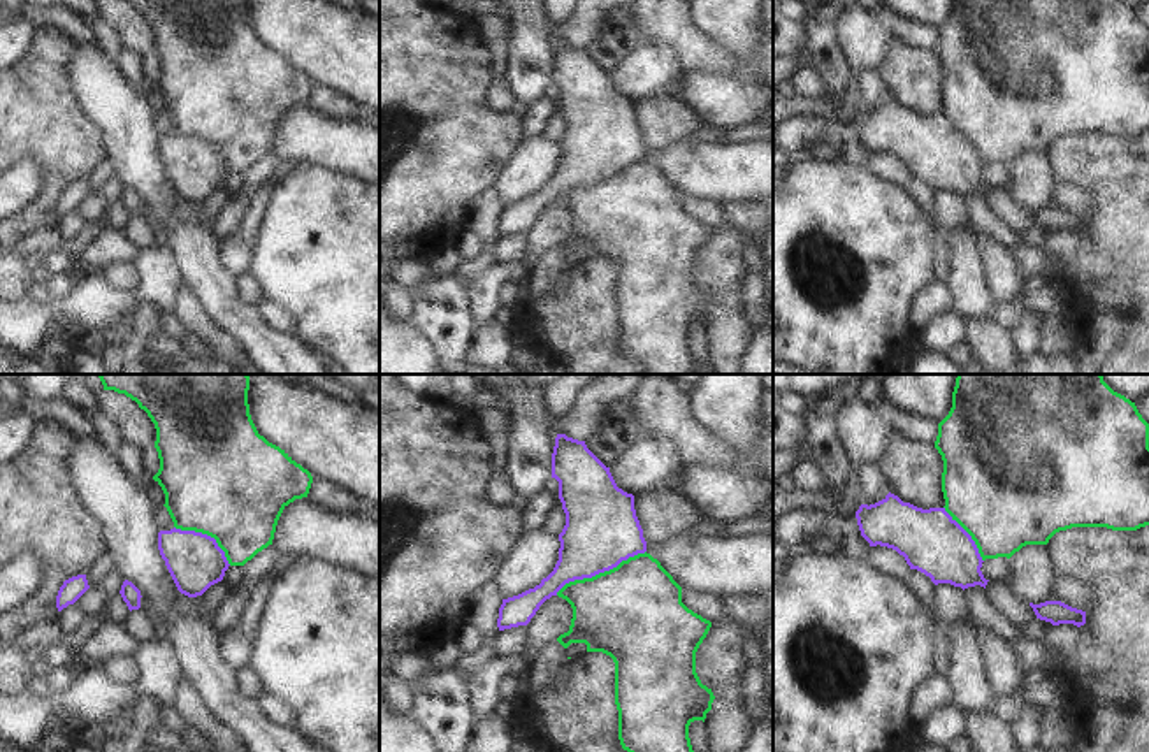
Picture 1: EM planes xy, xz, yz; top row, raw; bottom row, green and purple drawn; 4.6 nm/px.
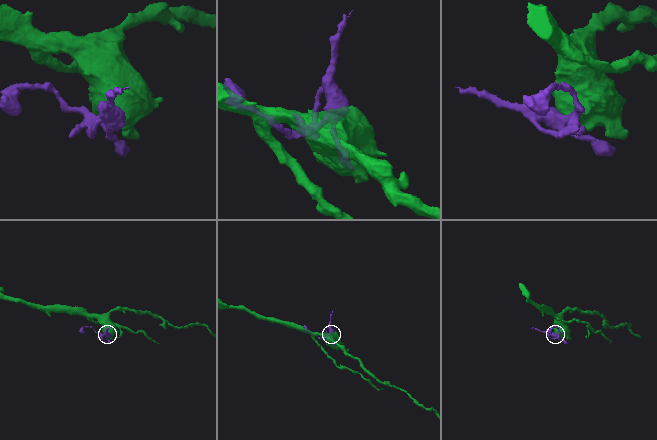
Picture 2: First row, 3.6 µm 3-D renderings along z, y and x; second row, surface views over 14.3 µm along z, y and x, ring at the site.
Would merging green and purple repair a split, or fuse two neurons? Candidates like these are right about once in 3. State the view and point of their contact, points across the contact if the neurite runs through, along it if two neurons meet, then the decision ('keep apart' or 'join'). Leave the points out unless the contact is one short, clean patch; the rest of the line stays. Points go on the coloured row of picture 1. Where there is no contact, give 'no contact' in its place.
xz (599, 573) | keep apart

